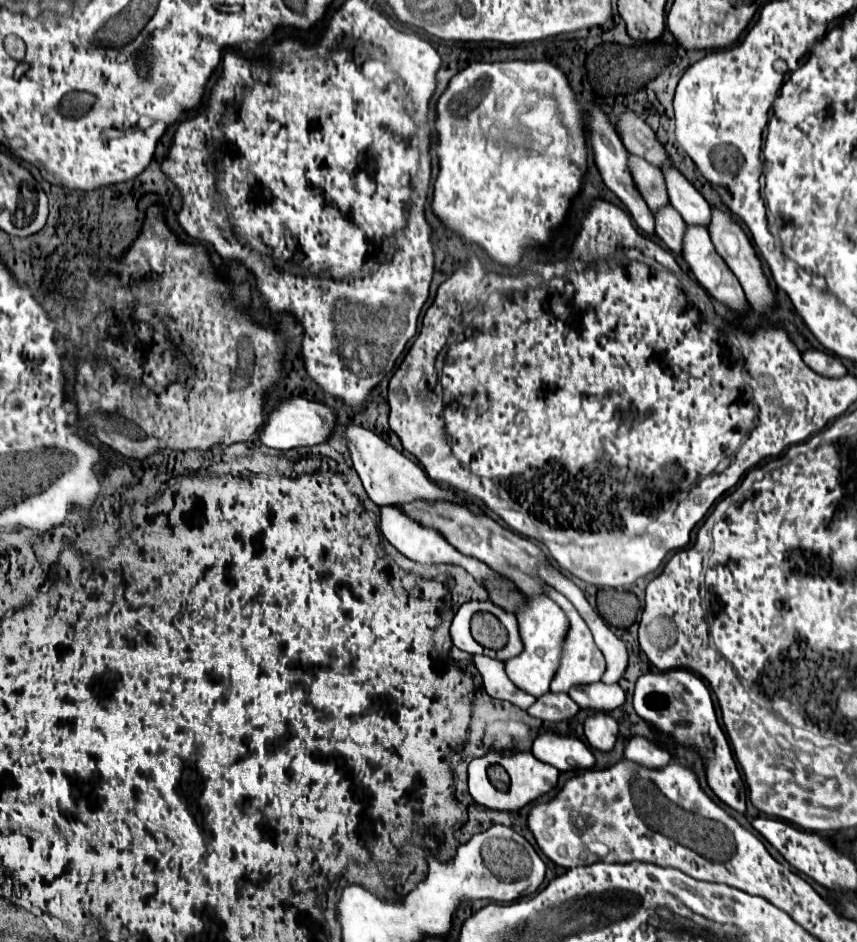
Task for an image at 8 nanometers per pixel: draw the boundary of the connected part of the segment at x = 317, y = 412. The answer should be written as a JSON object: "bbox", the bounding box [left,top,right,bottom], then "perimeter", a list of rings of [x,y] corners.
{"bbox":[260,397,338,451],"perimeter":[[[290,397],[286,401],[280,401],[276,409],[270,411],[264,429],[260,429],[260,441],[280,451],[298,449],[298,447],[314,447],[314,445],[326,443],[332,437],[336,423],[338,423],[338,413],[332,407],[324,403],[316,403],[316,401],[306,401],[302,397]]]}

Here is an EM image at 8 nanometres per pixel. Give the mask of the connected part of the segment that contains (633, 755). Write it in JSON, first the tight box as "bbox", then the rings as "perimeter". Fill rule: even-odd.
{"bbox":[624,735,670,769],"perimeter":[[[634,735],[628,743],[626,743],[626,751],[624,751],[628,761],[634,761],[636,765],[642,765],[646,769],[664,769],[670,763],[670,753],[656,747],[654,743],[650,743],[644,737]]]}

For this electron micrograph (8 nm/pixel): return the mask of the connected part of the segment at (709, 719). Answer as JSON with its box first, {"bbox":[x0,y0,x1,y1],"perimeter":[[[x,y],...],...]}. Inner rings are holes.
{"bbox":[634,669,746,813],"perimeter":[[[686,669],[642,675],[634,691],[634,711],[638,713],[640,719],[654,725],[654,729],[668,735],[674,743],[680,743],[682,747],[698,749],[706,761],[706,781],[708,787],[714,791],[714,795],[735,811],[740,813],[746,811],[746,783],[732,757],[728,739],[718,725],[710,691],[698,675]],[[678,687],[682,687],[680,693]]]}

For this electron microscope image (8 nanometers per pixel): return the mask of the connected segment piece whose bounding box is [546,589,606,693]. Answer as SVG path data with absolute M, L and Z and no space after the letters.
M548 589L546 591L550 595L552 601L556 601L560 605L560 609L568 615L570 619L570 633L566 637L566 643L564 643L564 657L560 659L560 669L552 681L552 691L554 693L568 693L572 687L578 687L578 685L590 685L590 683L598 683L606 671L606 661L604 661L604 655L600 653L600 649L596 647L594 639L592 639L592 633L588 629L588 625L584 623L584 619L578 615L578 611L574 609L574 605L564 597L560 595L556 589Z

